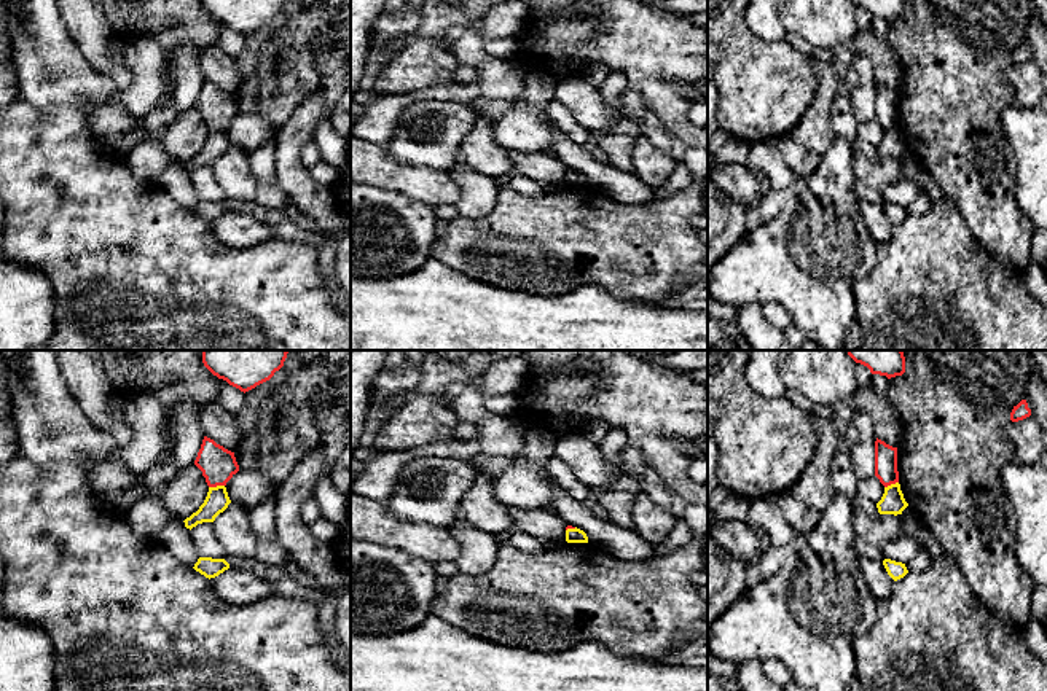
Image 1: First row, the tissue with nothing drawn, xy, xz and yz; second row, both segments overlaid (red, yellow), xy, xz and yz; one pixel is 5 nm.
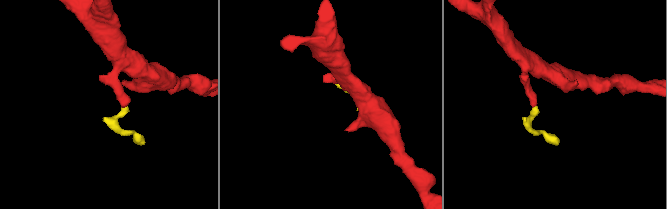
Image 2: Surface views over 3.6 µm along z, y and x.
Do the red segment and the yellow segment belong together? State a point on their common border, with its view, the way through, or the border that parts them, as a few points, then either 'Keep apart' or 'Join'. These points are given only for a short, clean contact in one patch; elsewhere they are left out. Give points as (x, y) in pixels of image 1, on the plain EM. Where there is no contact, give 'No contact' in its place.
Touches red at xy (215, 129). Boundary: xy (223, 128), (209, 131). Keep apart

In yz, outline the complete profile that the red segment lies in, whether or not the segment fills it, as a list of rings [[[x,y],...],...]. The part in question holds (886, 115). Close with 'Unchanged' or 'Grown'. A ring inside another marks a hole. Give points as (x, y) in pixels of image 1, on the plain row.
[[[878,81],[875,84],[875,119],[884,131],[899,126],[897,91]]]. Unchanged

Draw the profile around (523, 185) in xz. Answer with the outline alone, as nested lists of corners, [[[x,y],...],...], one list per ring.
[[[515,174],[508,177],[507,182],[521,196],[540,197],[545,194],[543,188],[539,183],[532,182],[531,178],[524,175]]]

